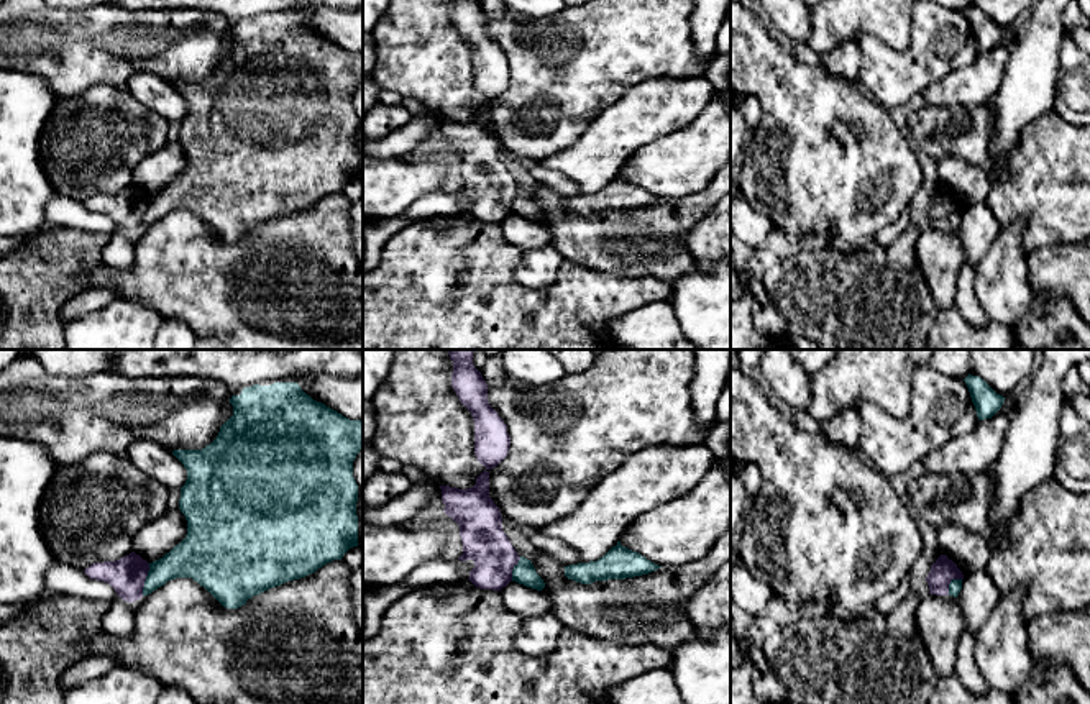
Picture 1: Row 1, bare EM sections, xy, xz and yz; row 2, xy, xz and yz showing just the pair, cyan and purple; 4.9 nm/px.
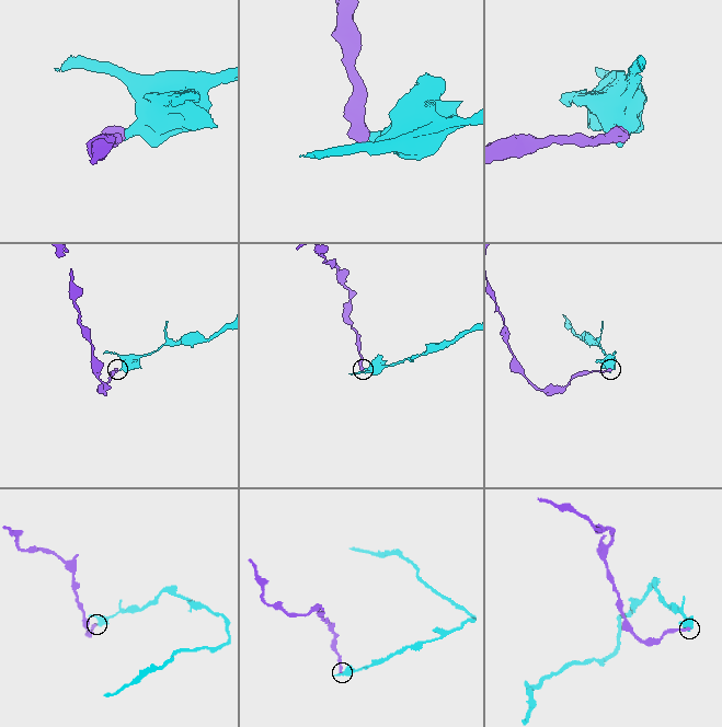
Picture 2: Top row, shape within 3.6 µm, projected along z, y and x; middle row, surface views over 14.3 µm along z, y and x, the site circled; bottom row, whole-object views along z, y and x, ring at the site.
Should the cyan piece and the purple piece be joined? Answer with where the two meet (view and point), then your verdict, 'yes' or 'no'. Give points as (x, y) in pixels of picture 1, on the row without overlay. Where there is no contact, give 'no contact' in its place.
contact xy (146, 212); no

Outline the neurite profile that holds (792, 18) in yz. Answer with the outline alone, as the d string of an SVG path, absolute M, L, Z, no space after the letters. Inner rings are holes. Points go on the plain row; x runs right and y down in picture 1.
M762 0L775 28L806 49L811 36L811 8L803 0Z

